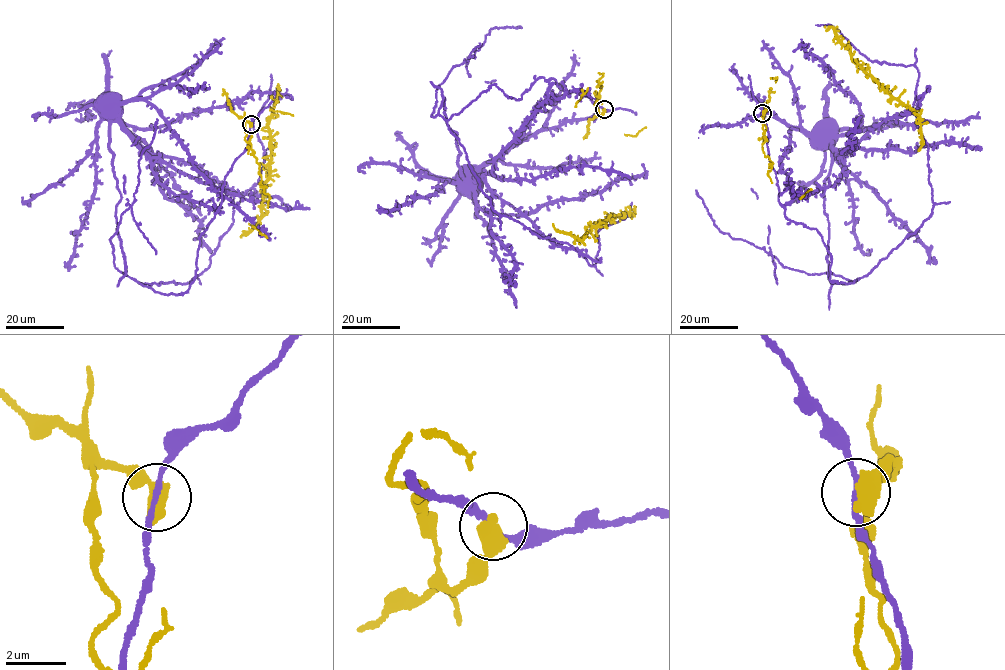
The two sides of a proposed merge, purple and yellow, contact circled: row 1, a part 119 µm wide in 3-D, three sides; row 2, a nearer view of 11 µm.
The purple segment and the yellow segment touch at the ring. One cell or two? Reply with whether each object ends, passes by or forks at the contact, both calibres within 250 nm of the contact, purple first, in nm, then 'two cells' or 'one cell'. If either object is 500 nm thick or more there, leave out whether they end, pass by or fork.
160/650 nm | two cells

